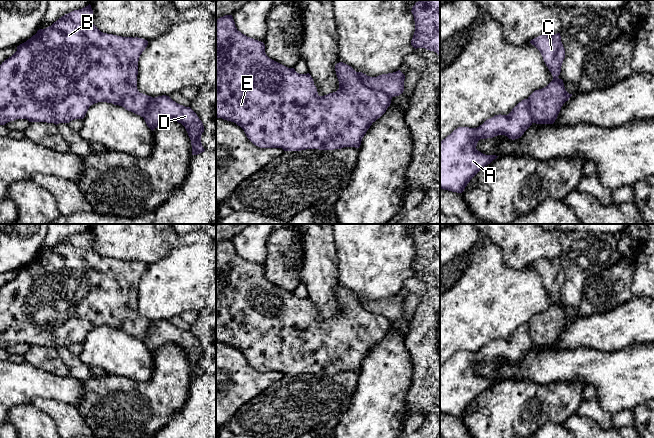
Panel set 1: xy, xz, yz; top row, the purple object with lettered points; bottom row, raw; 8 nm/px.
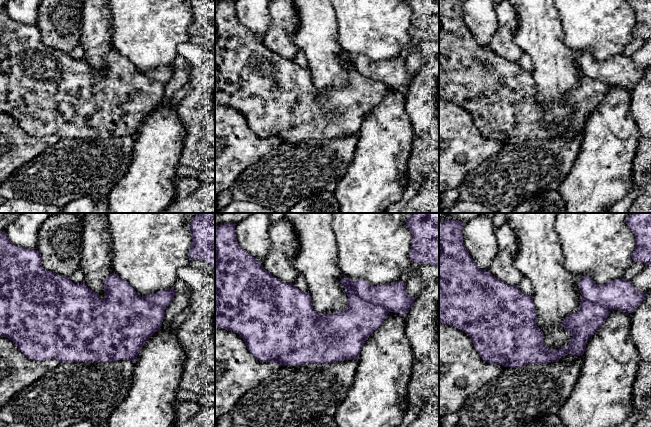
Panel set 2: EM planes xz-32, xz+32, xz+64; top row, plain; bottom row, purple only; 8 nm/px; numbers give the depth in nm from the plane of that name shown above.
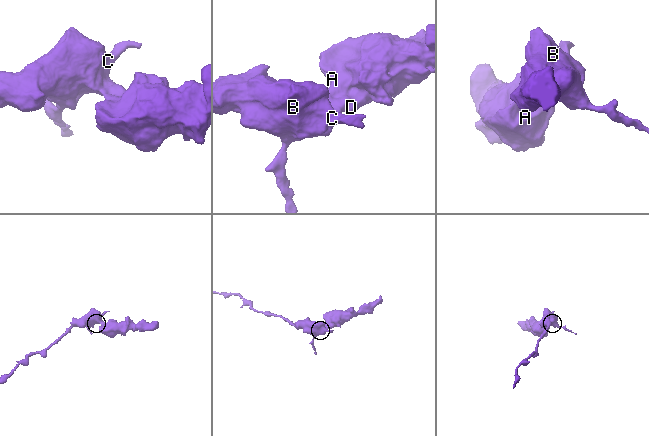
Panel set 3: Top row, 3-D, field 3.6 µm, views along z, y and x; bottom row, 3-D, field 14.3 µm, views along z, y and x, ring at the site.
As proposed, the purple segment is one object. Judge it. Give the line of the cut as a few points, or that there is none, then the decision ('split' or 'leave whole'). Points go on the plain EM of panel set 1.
xz (356, 296), (359, 304), (366, 310), (385, 316), (391, 322) | split

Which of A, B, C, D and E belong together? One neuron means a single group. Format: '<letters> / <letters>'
A D / B C E

